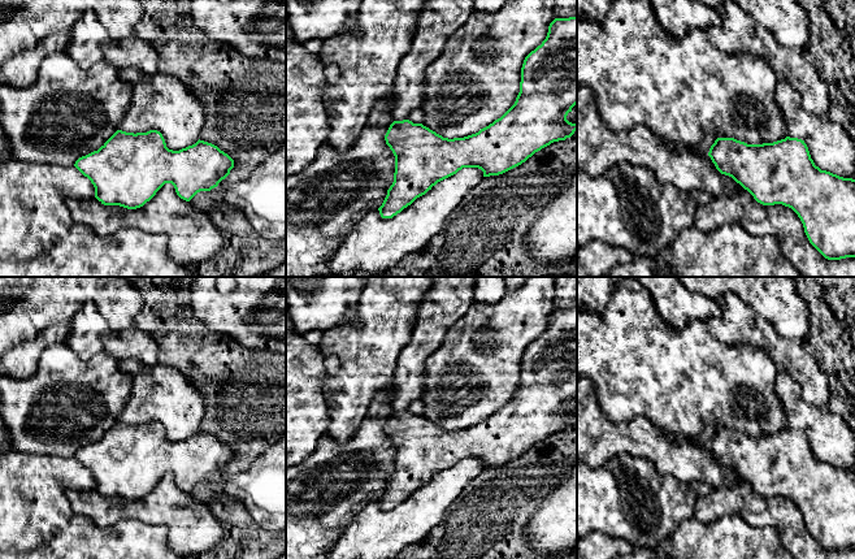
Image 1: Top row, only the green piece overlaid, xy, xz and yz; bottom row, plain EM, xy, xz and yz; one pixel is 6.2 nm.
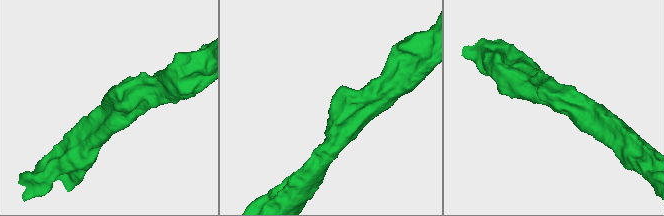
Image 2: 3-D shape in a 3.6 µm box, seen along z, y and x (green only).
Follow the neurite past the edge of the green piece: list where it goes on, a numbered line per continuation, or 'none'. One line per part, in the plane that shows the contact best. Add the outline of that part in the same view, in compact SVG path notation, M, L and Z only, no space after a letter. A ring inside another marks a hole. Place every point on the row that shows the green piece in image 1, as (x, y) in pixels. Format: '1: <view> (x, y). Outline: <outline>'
none

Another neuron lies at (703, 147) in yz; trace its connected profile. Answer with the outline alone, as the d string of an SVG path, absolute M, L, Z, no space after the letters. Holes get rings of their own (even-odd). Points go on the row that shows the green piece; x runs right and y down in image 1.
M715 134L708 135L703 142L693 146L687 146L678 142L670 142L670 147L674 151L691 151L695 153L708 155L711 146L715 143L717 136Z

